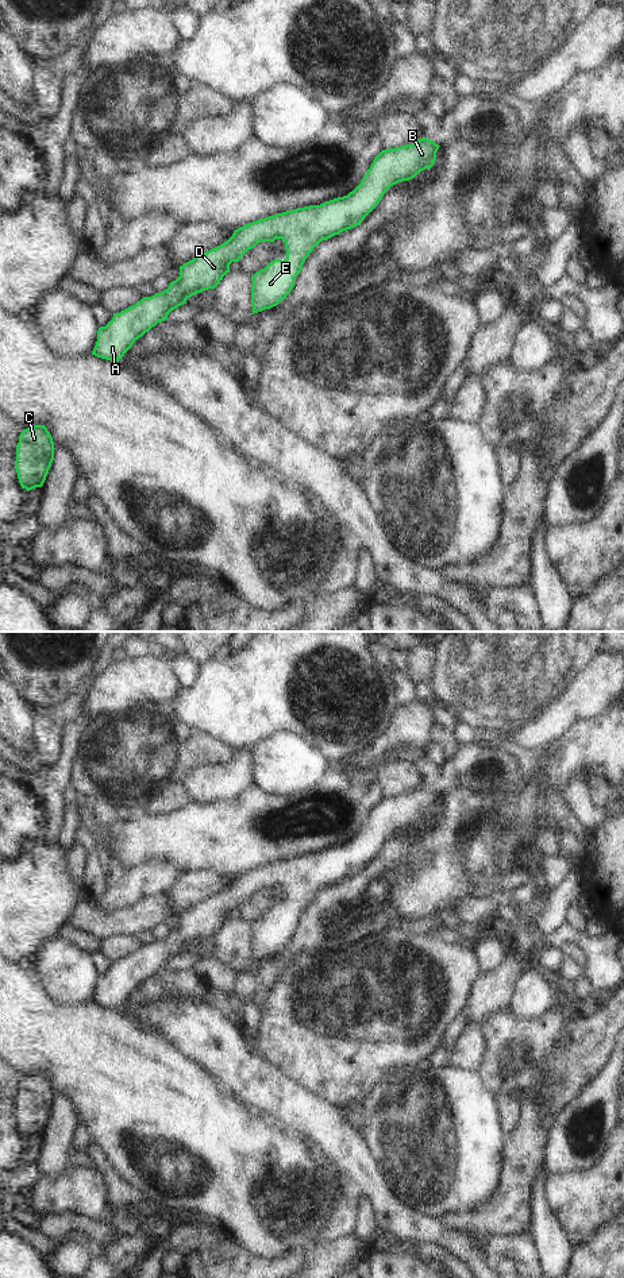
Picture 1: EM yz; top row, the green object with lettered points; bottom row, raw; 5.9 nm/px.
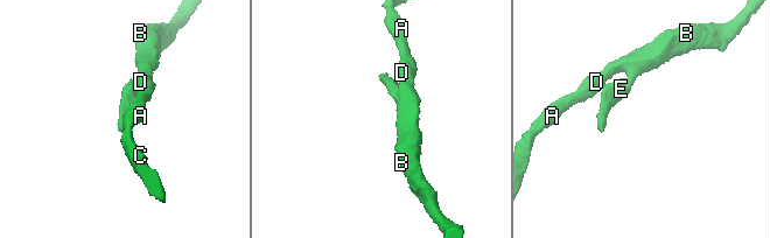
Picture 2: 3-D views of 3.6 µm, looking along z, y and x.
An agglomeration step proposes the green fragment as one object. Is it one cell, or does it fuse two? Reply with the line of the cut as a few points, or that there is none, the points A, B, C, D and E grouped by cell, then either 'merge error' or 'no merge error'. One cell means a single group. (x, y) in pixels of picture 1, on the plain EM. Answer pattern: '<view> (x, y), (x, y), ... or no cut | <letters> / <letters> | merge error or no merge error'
no cut | A B C D E | no merge error

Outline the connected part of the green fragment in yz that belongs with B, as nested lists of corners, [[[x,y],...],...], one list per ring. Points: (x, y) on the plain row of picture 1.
[[[421,785],[412,792],[382,798],[374,806],[361,831],[347,843],[326,849],[320,853],[309,853],[277,861],[235,877],[232,884],[223,892],[180,914],[180,924],[170,930],[166,938],[155,941],[151,945],[143,945],[135,953],[120,961],[113,961],[112,968],[105,974],[99,976],[97,989],[92,1003],[111,1009],[119,1009],[139,985],[158,970],[167,968],[172,958],[186,951],[186,947],[196,941],[215,937],[223,924],[230,920],[230,912],[232,910],[239,910],[249,897],[261,889],[273,891],[276,887],[282,887],[286,896],[286,906],[284,908],[274,907],[251,924],[251,962],[277,954],[292,939],[294,926],[300,922],[305,907],[320,889],[359,873],[378,853],[390,834],[409,829],[420,819],[431,816],[436,808],[439,795],[431,787]]]

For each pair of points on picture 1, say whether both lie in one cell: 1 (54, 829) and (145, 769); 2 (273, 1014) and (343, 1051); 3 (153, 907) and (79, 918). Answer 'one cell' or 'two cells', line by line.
1: two cells
2: one cell
3: one cell

